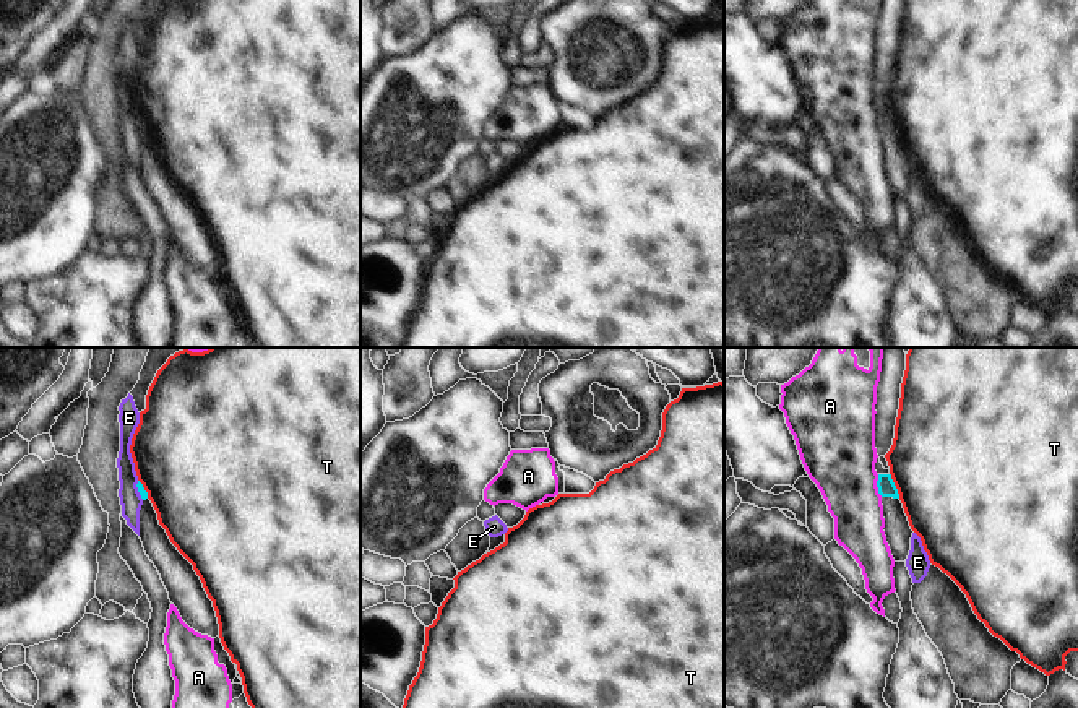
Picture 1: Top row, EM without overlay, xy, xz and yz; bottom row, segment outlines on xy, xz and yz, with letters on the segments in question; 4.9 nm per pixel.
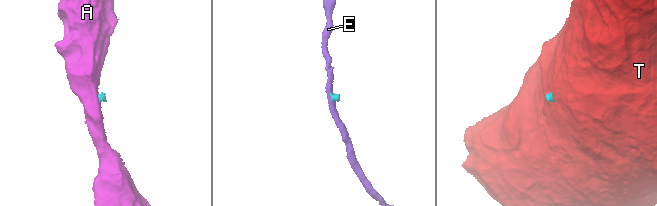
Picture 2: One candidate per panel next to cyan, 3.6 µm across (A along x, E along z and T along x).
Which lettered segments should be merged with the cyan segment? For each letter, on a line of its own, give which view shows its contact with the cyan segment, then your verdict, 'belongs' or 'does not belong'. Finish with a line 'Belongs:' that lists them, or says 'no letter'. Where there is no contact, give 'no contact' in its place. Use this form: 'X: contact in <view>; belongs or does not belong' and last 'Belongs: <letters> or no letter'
A: contact in yz; does not belong
E: contact in xy; does not belong
T: contact in yz; does not belong
Belongs: no letter

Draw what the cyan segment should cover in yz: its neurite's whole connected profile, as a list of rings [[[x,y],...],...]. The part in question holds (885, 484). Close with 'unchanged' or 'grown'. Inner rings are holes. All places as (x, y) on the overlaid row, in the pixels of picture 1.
[[[883,348],[882,372],[877,386],[875,404],[875,448],[878,455],[875,471],[878,474],[877,487],[883,505],[883,531],[895,562],[906,562],[914,531],[909,526],[890,469],[883,468],[880,458],[885,456],[893,445],[904,370],[904,348]]]; grown

